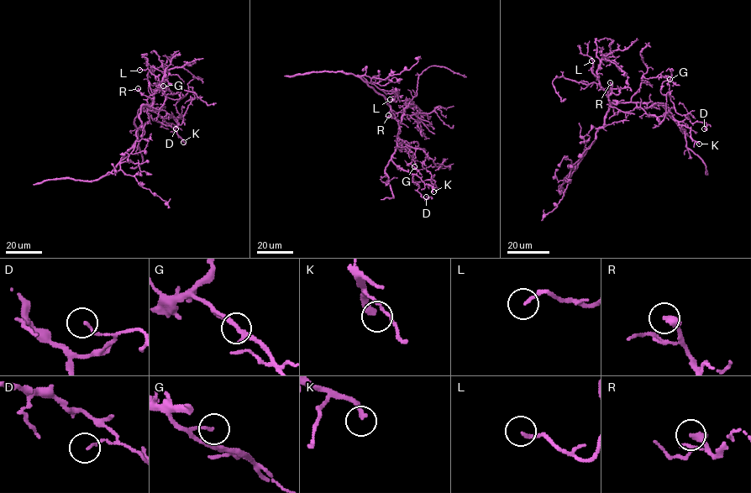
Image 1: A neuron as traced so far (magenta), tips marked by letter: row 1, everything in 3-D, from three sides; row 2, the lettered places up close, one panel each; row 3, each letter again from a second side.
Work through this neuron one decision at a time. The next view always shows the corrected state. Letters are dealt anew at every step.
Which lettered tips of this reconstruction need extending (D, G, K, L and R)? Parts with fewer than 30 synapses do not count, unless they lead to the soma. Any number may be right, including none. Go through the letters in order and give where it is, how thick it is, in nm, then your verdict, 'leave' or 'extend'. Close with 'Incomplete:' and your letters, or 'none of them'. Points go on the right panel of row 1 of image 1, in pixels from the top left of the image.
D: (704, 128) | 100 nm | leave
G: (669, 79) | 110 nm | leave
K: (699, 144) | 240 nm | extend
L: (591, 60) | 170 nm | leave
R: (610, 82) | 360 nm | leave
Incomplete: K

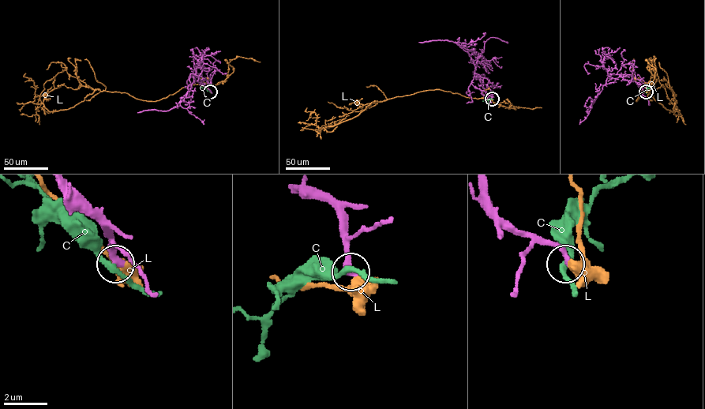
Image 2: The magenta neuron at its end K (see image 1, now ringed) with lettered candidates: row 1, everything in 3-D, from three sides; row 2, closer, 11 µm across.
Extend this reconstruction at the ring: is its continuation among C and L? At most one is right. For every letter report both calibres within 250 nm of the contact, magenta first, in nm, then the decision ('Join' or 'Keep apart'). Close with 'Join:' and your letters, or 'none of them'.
C: Thickness 320 nm (magenta) against 240 nm. Keep apart
L: Thickness 260 nm (magenta) against 460 nm. Keep apart
Join: none of them

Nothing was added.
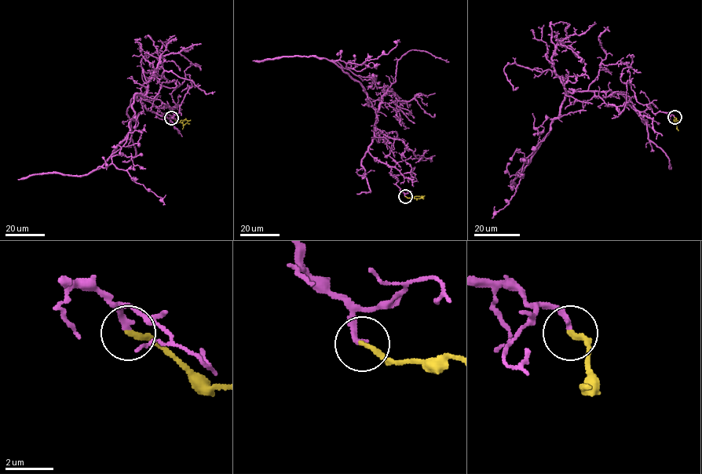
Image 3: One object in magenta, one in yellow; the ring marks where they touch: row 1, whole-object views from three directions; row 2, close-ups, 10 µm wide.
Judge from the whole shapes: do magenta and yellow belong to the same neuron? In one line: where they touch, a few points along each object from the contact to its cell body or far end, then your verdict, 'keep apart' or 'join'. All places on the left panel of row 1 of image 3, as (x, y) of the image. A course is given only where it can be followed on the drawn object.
(171, 118) | magenta via (171, 118), (148, 110), (134, 96), (140, 95), (143, 111), (97, 168), (113, 164), (126, 170), (163, 205) | yellow via (171, 118), (184, 125), (188, 123) | join

